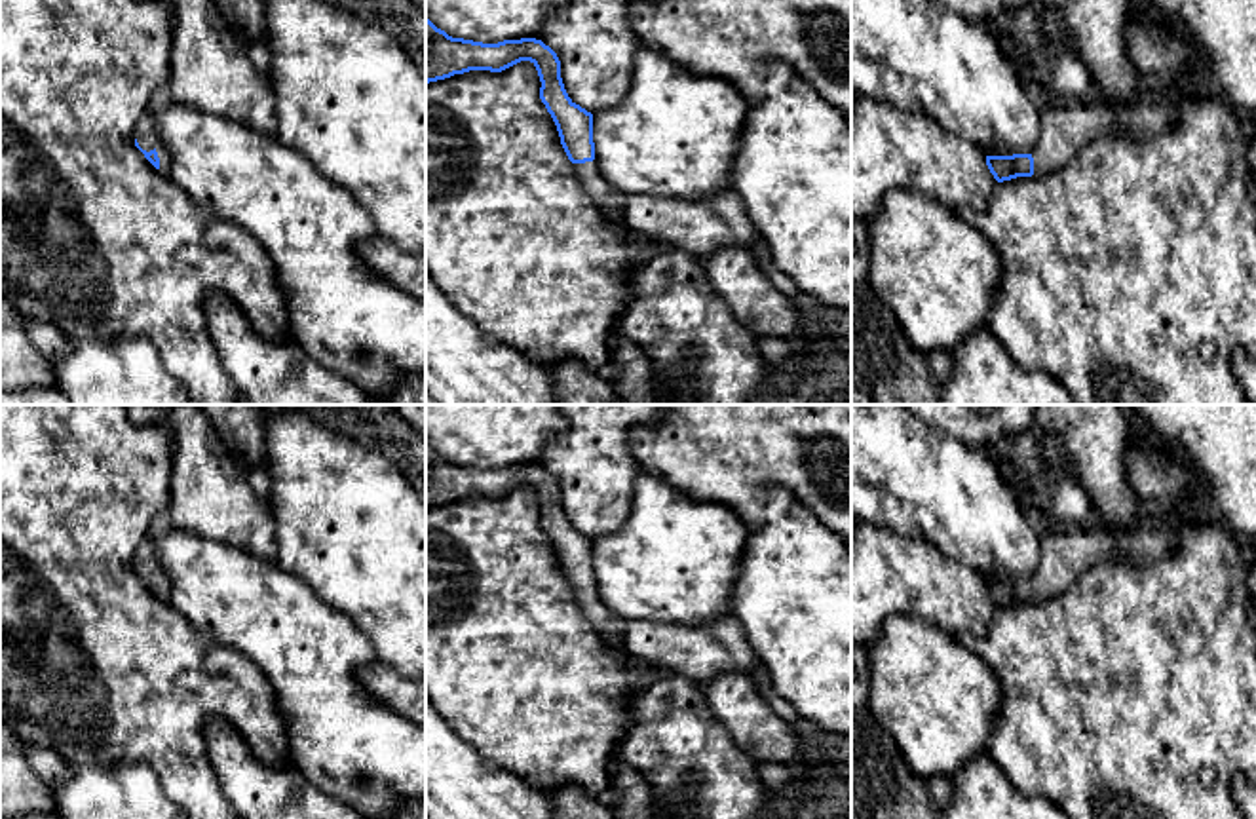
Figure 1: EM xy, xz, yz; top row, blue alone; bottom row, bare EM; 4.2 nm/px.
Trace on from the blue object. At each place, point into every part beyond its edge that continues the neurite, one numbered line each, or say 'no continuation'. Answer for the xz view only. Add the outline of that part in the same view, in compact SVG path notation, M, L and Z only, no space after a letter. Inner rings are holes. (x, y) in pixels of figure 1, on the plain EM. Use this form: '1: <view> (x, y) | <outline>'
1: xz (612, 628) | M597 587L574 589L574 597L585 618L612 646L625 644L625 619L610 612L599 599Z

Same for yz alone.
1: yz (1065, 555) | M1165 526L1123 530L1039 530L1041 557L1032 578L1034 600L1058 597L1077 576L1094 562L1117 559L1151 564L1169 557L1176 547L1176 532Z

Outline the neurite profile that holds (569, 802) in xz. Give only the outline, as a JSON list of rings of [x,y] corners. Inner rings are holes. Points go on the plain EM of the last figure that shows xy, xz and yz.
[[[559,787],[549,794],[555,819],[616,819],[602,800],[591,800],[580,787]]]

